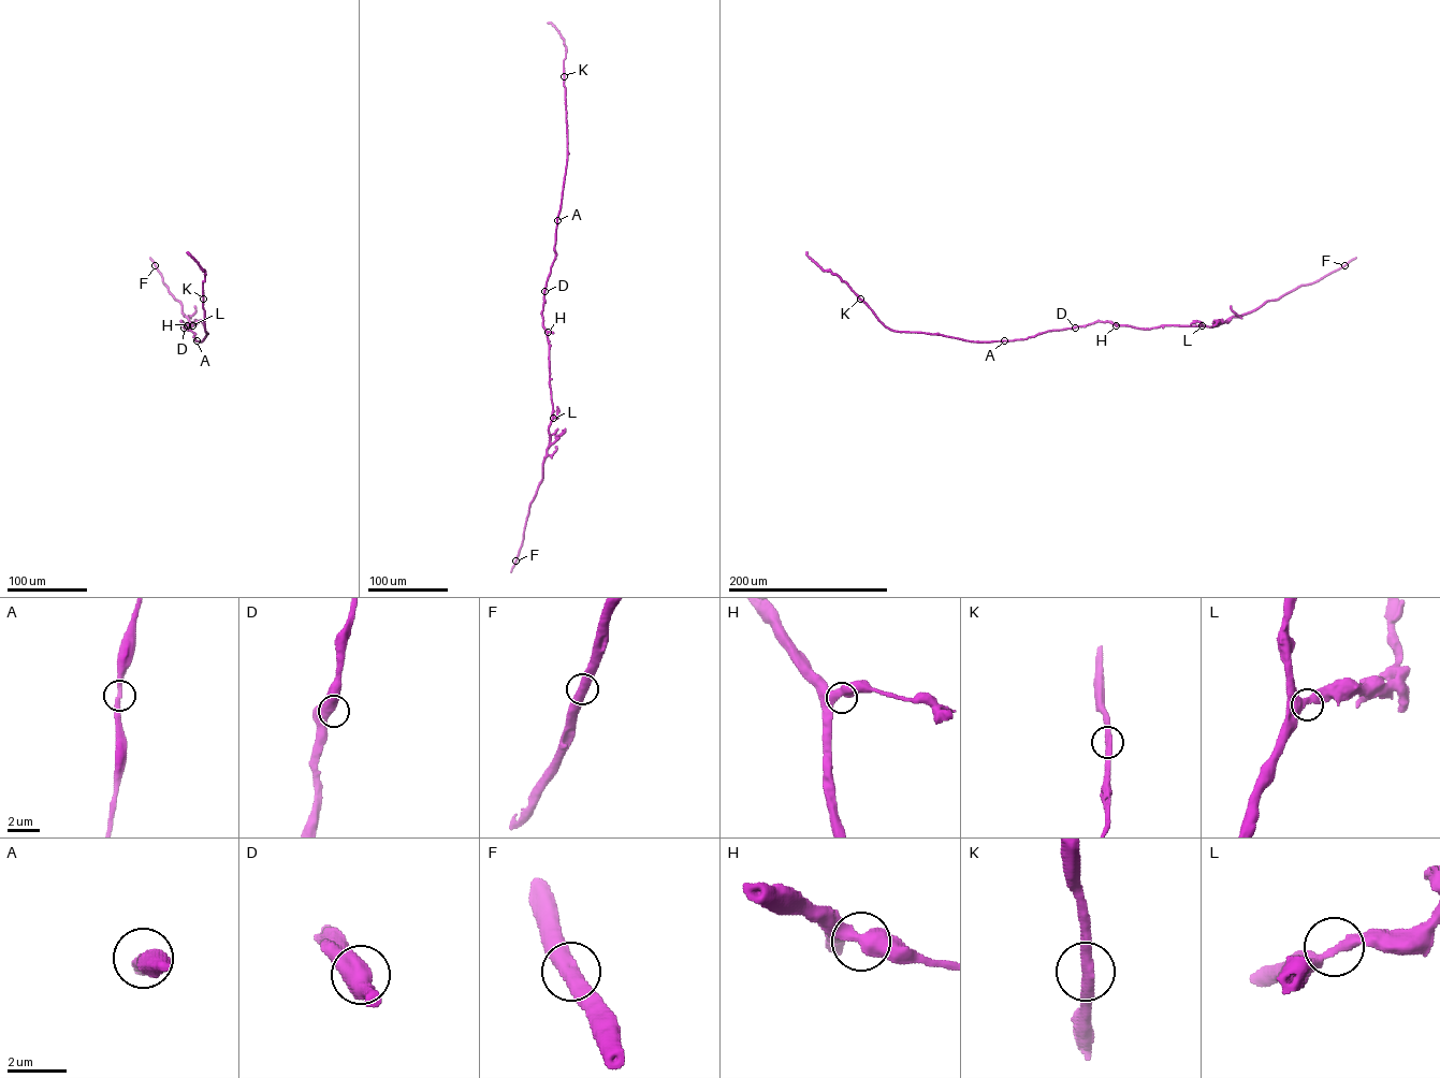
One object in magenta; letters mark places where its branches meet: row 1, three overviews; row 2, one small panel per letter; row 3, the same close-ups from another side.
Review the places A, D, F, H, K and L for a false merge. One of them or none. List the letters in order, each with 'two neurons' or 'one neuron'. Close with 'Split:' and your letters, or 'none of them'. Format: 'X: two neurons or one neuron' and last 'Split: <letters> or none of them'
A: one neuron
D: one neuron
F: one neuron
H: one neuron
K: one neuron
L: one neuron
Split: none of them

